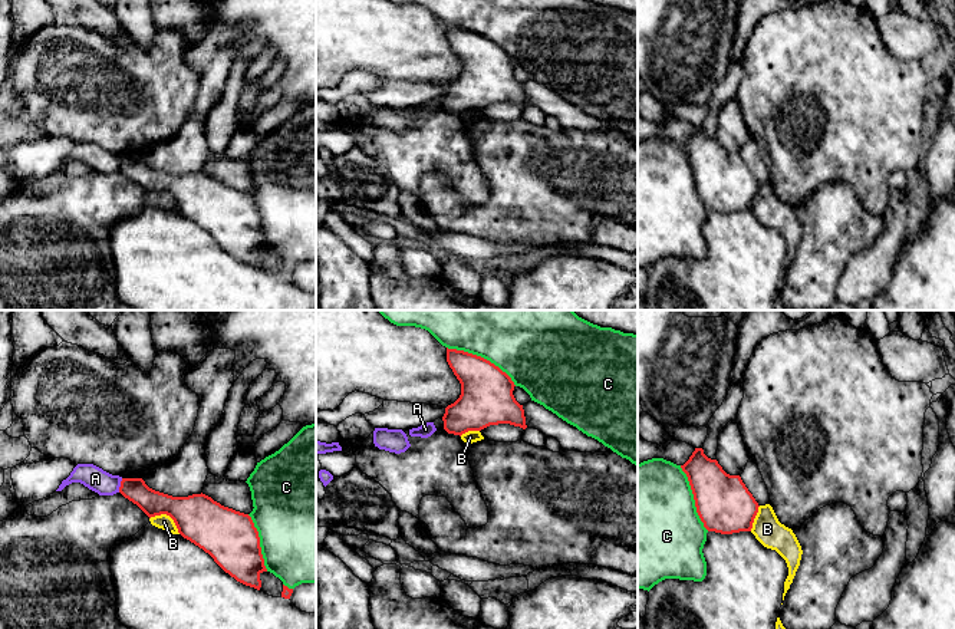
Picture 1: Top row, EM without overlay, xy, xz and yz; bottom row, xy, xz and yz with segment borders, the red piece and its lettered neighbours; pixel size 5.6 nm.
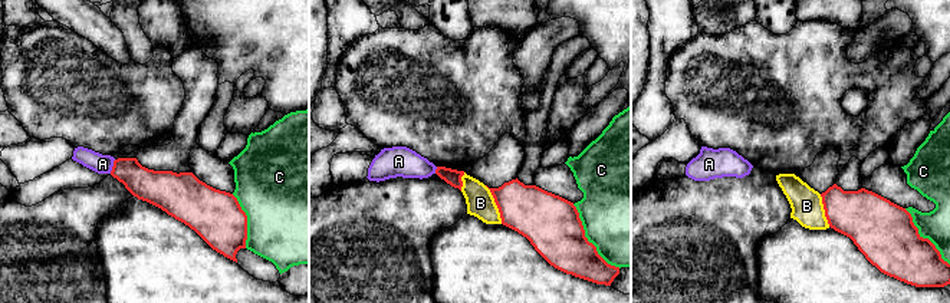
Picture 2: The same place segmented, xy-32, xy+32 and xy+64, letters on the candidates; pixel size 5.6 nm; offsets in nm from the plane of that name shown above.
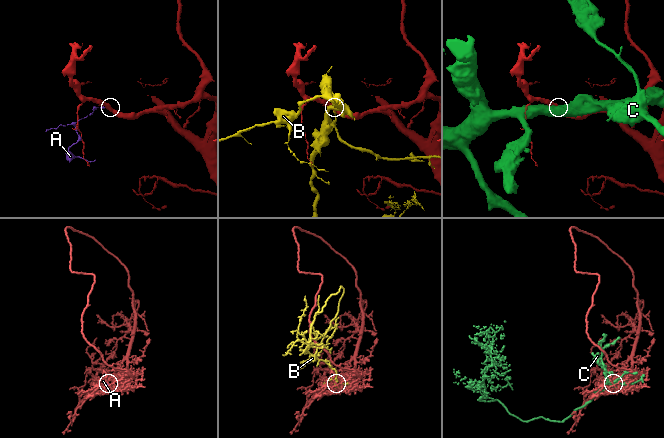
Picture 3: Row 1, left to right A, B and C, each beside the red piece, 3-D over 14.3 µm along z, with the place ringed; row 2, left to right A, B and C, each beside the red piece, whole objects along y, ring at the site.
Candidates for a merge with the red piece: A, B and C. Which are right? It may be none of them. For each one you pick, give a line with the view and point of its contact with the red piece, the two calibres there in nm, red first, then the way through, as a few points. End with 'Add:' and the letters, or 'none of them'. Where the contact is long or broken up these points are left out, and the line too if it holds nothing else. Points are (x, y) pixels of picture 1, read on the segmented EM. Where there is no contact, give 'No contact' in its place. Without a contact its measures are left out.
Add: none of them

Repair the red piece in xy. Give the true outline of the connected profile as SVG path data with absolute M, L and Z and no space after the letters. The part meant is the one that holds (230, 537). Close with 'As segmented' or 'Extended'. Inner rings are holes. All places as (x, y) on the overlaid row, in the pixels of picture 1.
M122 478L119 493L136 504L149 518L169 516L178 533L208 553L214 562L237 582L260 590L260 574L267 572L258 531L248 514L224 507L205 494L172 497L149 488L142 478Z. As segmented

